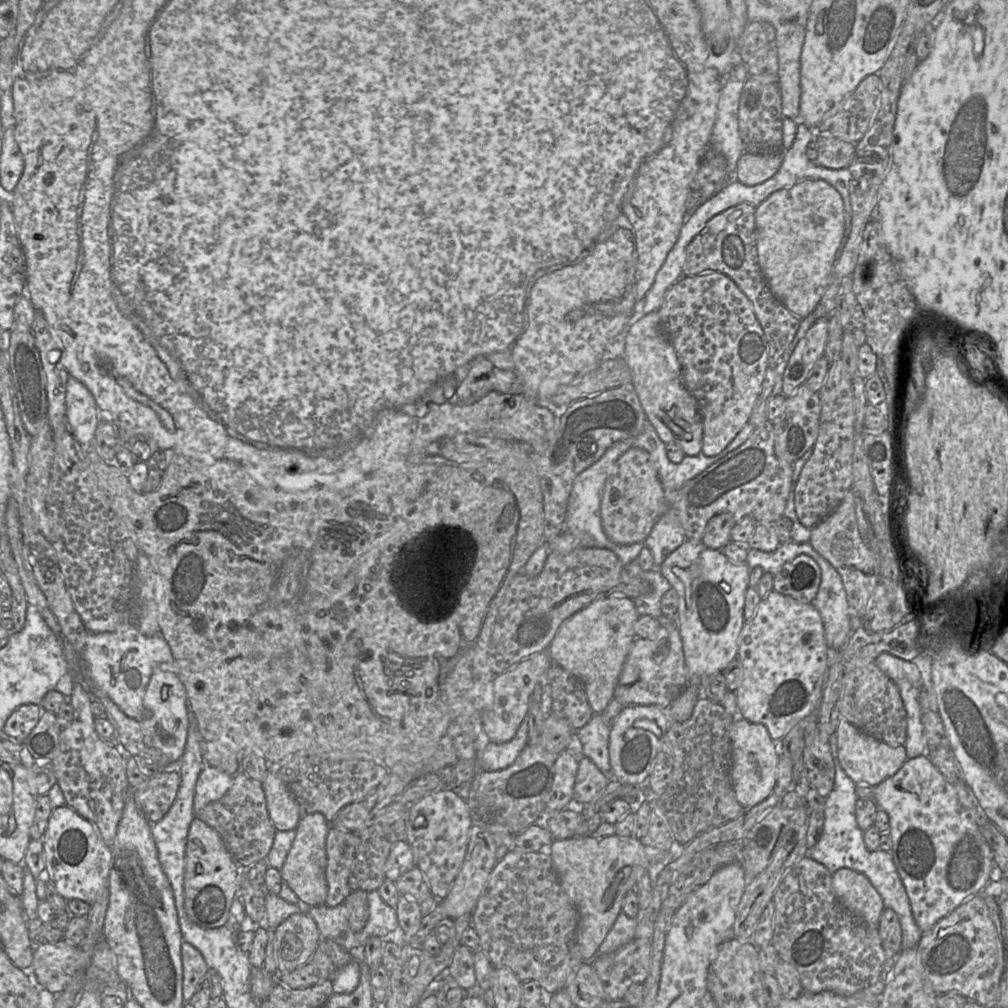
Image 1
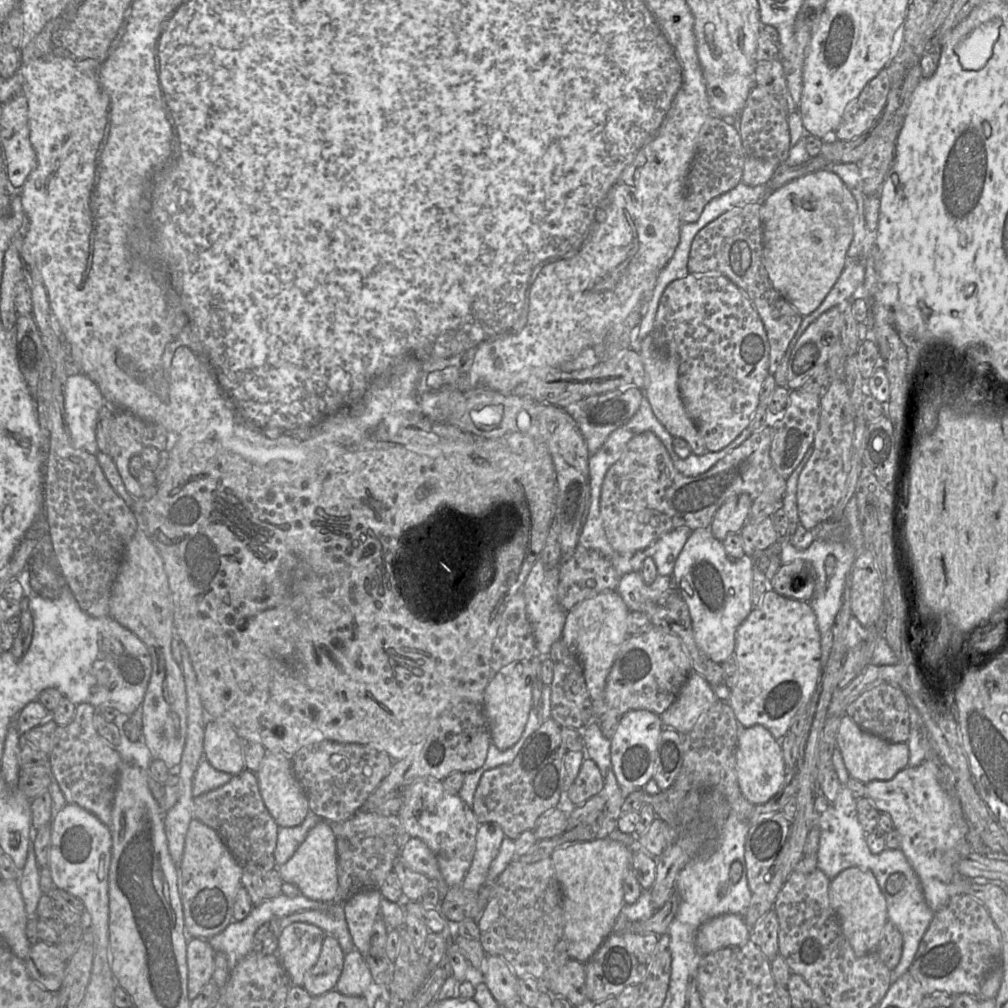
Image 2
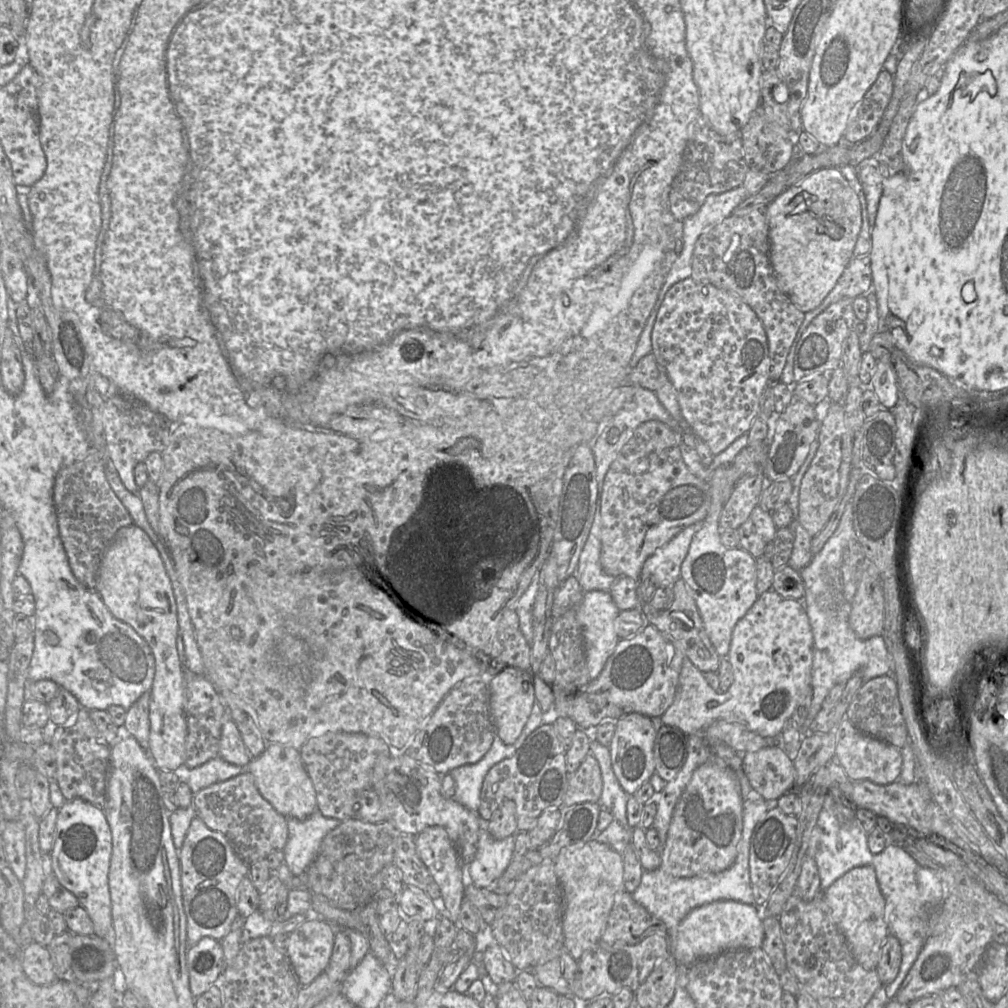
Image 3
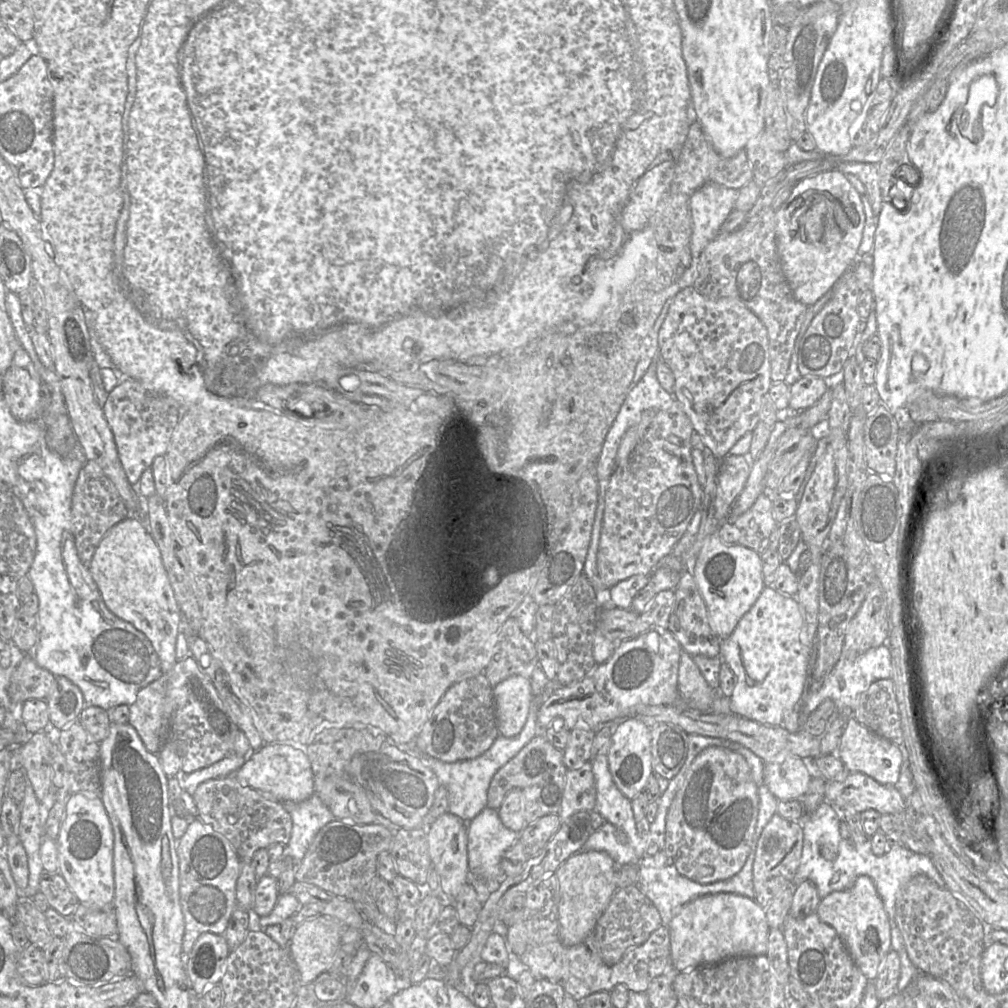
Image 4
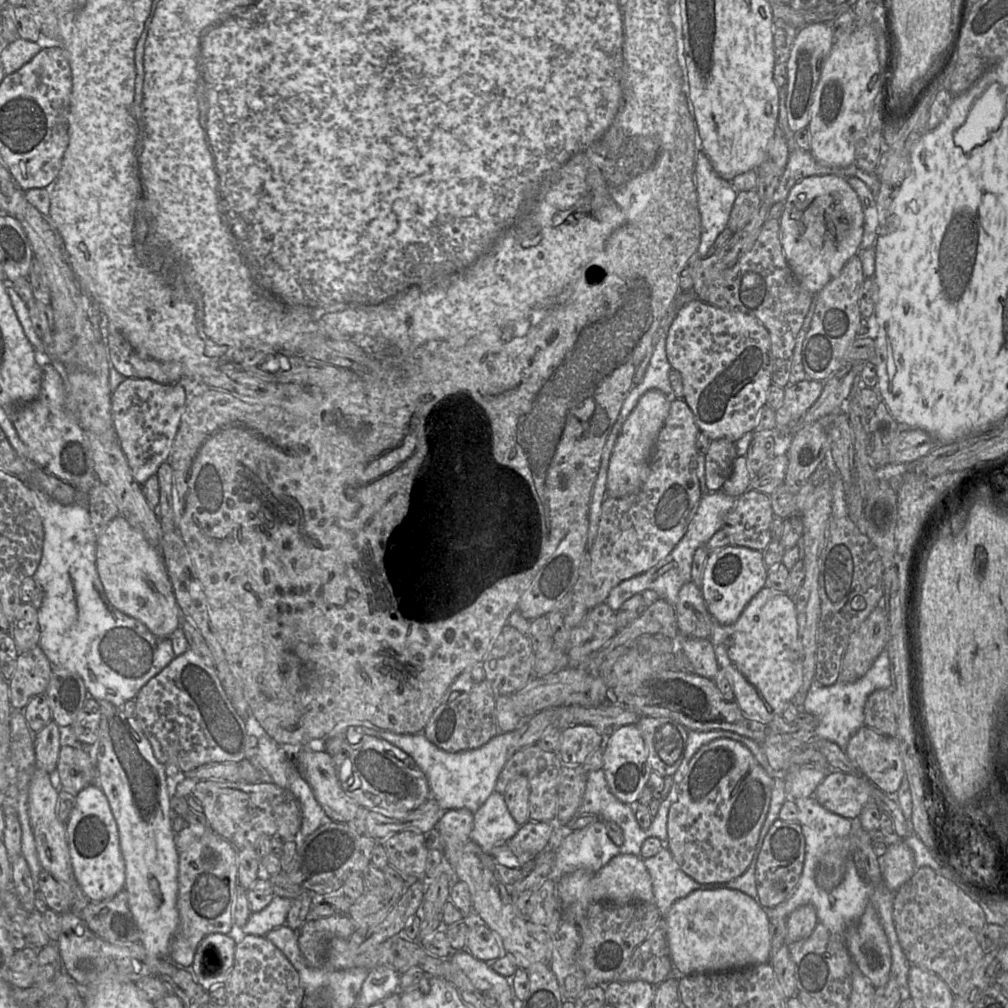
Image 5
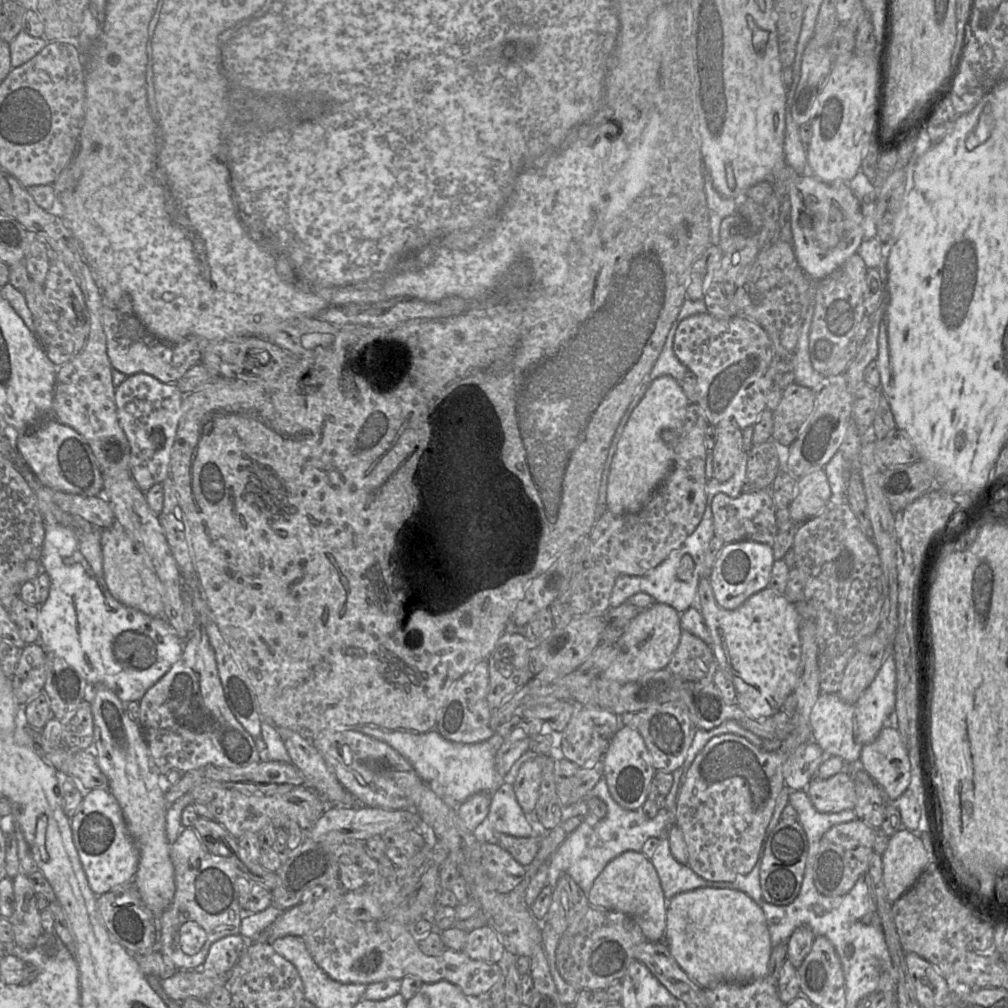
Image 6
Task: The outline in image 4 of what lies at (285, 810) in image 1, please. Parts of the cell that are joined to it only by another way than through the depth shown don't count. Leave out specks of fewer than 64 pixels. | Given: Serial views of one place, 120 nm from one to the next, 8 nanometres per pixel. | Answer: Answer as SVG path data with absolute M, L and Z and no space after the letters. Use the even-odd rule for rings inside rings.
M289 743L264 744L260 749L251 752L247 761L229 776L235 776L243 784L282 803L301 802L314 794L314 776L305 749Z

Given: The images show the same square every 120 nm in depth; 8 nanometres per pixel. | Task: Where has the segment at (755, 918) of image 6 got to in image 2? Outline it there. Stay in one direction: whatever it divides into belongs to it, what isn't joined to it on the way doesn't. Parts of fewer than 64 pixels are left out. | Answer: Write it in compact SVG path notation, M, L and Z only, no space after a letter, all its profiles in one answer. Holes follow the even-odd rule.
M723 914L705 922L696 937L697 950L702 955L713 953L728 946L743 945L750 939L751 929L743 916Z

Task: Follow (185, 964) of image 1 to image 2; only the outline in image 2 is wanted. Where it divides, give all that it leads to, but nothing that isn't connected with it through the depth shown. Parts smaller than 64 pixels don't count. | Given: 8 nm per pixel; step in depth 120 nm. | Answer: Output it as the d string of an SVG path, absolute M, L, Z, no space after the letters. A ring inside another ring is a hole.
M190 938L187 943L188 998L194 1000L211 981L215 951L207 939Z

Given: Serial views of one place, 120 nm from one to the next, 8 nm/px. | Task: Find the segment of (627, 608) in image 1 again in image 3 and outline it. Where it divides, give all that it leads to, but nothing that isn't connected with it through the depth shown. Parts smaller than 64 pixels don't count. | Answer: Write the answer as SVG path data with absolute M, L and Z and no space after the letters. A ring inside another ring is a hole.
M609 591L584 592L577 606L576 617L582 631L591 680L598 677L620 640L614 629L619 612Z

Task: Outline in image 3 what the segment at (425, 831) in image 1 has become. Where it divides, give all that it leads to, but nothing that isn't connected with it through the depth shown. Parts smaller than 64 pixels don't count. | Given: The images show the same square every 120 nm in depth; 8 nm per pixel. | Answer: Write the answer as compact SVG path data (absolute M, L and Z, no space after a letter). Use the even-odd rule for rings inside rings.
M404 753L397 756L380 754L372 771L372 789L378 794L384 806L387 820L390 820L401 834L416 836L428 826L442 826L454 844L462 865L469 865L477 851L480 828L486 822L477 813L467 809L453 798L446 798L441 794L441 776Z

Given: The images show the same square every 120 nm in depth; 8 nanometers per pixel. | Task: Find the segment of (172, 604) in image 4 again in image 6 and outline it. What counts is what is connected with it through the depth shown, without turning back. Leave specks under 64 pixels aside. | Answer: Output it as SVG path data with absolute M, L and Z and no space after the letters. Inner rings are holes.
M114 523L101 530L103 573L107 588L120 603L152 617L164 617L162 585L146 552L142 552L123 527Z

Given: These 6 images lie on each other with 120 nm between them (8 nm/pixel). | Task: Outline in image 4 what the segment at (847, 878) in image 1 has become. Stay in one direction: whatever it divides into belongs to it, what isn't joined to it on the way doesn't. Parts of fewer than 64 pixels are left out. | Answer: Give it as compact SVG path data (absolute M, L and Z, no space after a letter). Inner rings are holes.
M867 875L859 876L851 888L834 891L823 898L816 912L823 922L835 929L846 945L855 964L870 982L874 982L885 956L891 950L891 933L889 918L873 880Z

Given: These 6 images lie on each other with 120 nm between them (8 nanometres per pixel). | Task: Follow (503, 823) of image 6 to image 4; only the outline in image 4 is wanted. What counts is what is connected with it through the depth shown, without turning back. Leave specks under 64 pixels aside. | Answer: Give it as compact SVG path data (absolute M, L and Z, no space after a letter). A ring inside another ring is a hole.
M485 807L468 823L468 868L475 878L499 882L505 877L500 866L503 853L519 838L519 833L507 828L498 810Z

